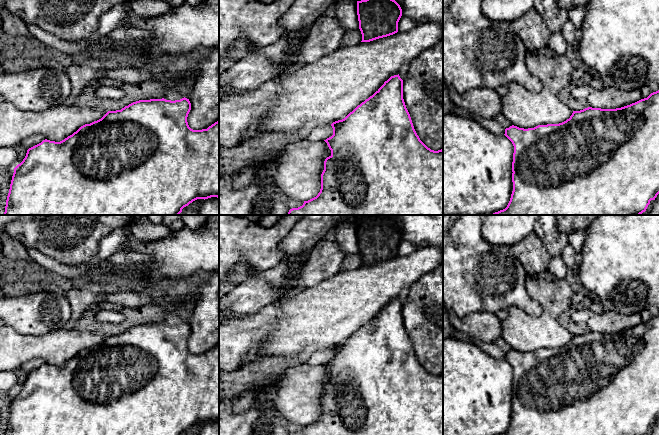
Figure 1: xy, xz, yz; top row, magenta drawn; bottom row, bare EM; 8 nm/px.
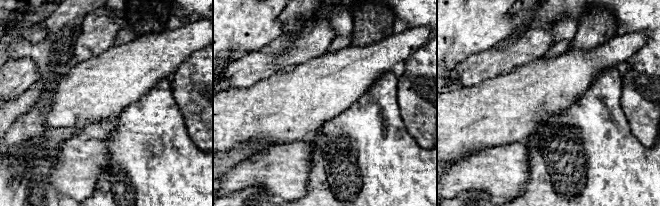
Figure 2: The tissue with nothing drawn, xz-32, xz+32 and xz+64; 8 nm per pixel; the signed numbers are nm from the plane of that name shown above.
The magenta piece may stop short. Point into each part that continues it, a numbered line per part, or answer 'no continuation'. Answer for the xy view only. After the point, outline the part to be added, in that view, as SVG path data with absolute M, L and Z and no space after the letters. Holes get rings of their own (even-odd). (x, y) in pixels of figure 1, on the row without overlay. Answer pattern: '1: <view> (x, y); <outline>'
no continuation

